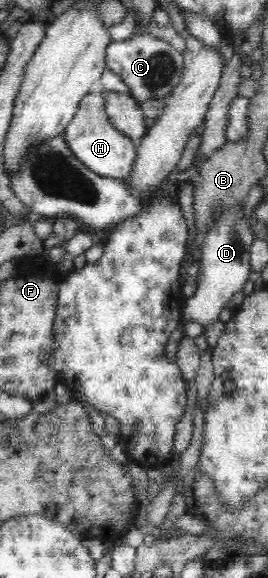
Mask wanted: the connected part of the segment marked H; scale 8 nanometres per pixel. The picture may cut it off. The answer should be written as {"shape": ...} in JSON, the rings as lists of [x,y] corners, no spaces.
{"shape":[[[96,87],[81,99],[77,112],[63,132],[63,138],[78,161],[84,163],[94,173],[123,180],[134,167],[137,143],[109,122],[106,108],[104,108],[106,98],[102,92]]]}

